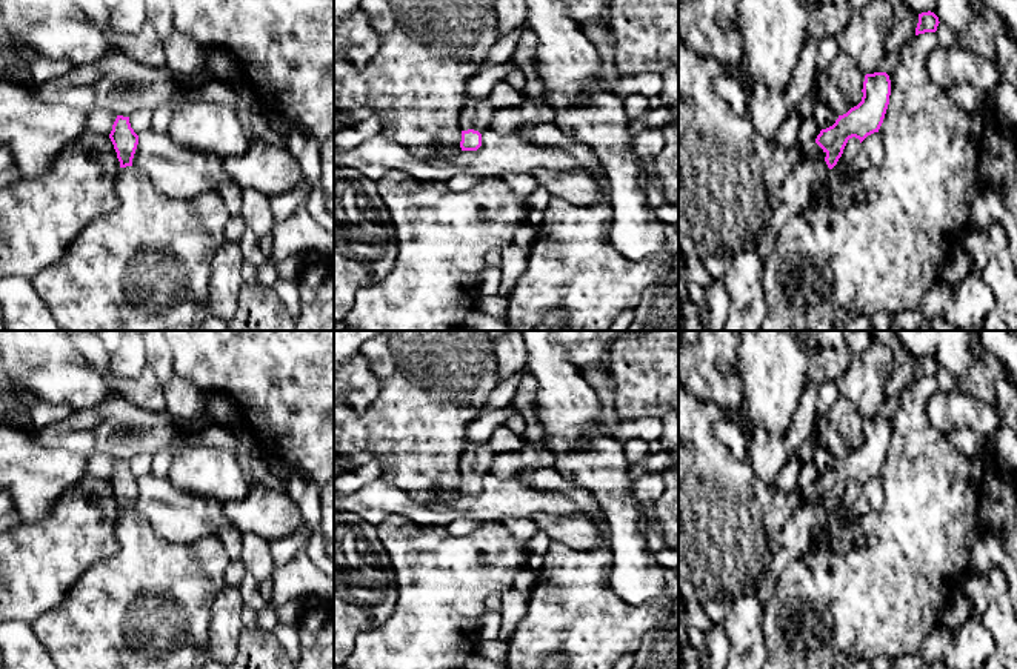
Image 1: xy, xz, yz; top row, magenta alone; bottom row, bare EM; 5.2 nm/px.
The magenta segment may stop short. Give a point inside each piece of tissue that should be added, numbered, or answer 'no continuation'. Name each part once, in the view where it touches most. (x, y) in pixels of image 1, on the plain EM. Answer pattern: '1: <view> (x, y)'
1: xz (476, 459)

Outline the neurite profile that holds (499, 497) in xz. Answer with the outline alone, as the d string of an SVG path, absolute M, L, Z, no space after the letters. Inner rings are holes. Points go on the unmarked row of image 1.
M488 472L477 495L460 495L454 503L423 504L405 491L377 478L352 494L335 497L334 512L354 512L377 526L386 515L406 515L422 526L448 526L454 520L500 521L505 517L532 518L535 514L569 517L579 506L562 494L546 492L519 477L498 478Z

